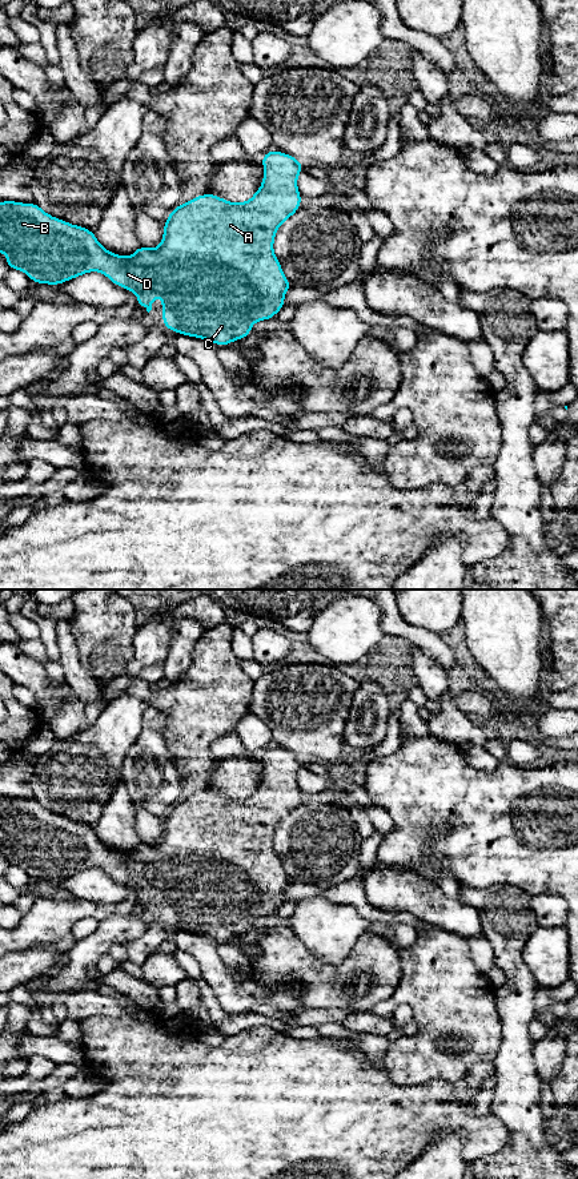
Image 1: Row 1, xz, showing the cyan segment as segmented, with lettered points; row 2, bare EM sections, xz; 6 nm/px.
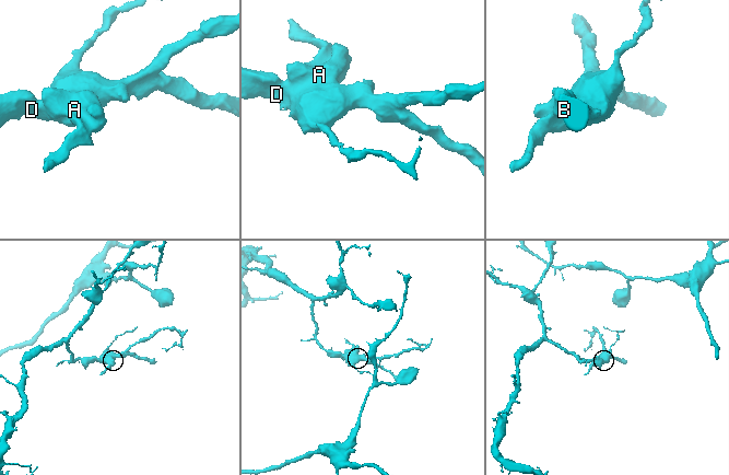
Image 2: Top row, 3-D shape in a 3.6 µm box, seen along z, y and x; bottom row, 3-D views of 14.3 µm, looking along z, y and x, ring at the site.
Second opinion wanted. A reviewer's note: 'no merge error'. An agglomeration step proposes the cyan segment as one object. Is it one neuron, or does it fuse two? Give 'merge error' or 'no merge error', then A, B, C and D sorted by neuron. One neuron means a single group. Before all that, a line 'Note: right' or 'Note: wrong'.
Note: right
no merge error; groups A B C D

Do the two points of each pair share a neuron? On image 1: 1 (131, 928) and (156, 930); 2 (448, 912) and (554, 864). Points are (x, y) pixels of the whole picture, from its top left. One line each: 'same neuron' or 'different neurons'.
1: different neurons
2: different neurons

